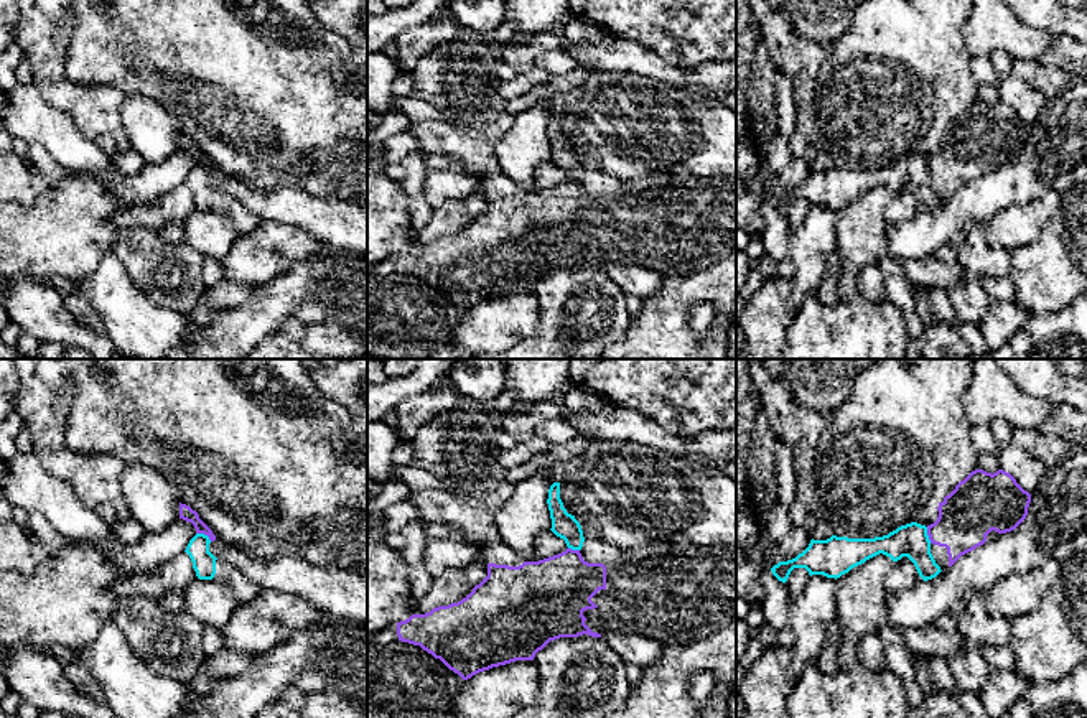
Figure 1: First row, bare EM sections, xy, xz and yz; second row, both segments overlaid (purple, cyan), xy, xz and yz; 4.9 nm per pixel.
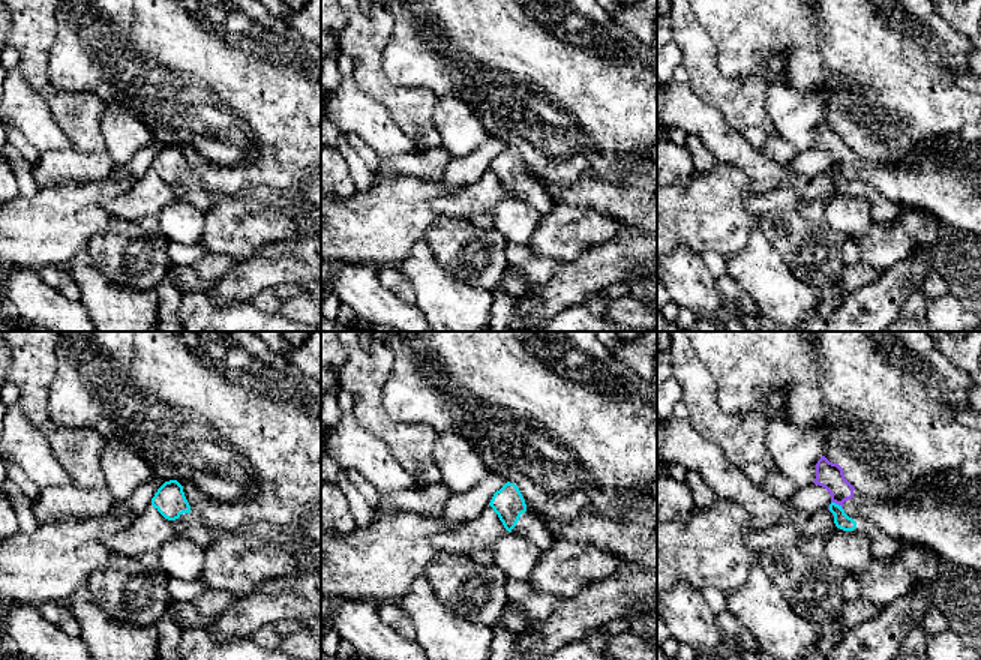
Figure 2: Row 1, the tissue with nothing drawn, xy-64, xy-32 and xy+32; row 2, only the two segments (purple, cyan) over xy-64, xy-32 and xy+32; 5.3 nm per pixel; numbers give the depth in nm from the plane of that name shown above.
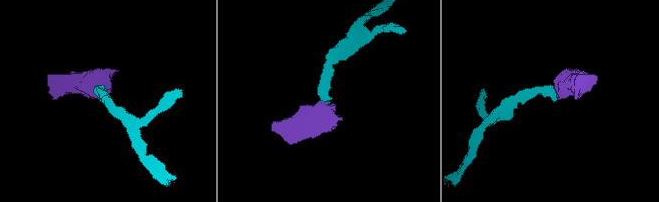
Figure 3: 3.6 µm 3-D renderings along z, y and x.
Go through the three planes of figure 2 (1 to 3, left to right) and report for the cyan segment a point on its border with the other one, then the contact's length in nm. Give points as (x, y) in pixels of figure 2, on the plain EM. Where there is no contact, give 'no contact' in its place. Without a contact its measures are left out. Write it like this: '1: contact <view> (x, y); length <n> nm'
1: no contact
2: no contact
3: contact xy+32 (837, 167); length 80 nm

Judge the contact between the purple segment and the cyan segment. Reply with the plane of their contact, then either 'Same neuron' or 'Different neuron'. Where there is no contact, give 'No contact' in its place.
Touches purple in xy. Different neuron

